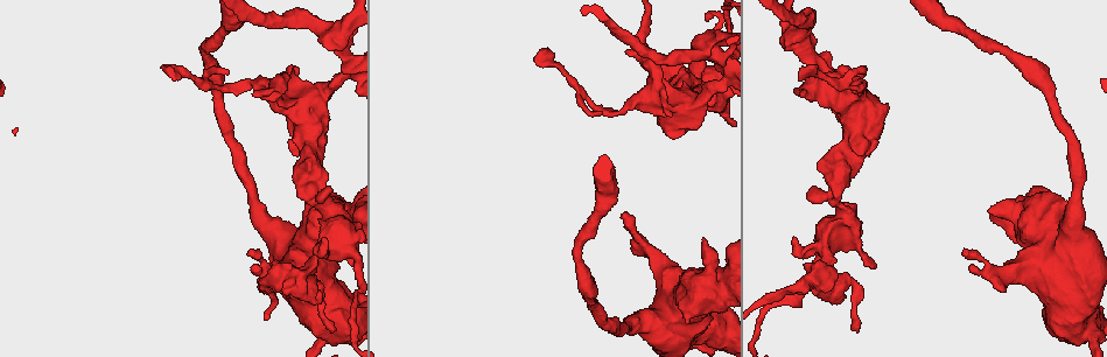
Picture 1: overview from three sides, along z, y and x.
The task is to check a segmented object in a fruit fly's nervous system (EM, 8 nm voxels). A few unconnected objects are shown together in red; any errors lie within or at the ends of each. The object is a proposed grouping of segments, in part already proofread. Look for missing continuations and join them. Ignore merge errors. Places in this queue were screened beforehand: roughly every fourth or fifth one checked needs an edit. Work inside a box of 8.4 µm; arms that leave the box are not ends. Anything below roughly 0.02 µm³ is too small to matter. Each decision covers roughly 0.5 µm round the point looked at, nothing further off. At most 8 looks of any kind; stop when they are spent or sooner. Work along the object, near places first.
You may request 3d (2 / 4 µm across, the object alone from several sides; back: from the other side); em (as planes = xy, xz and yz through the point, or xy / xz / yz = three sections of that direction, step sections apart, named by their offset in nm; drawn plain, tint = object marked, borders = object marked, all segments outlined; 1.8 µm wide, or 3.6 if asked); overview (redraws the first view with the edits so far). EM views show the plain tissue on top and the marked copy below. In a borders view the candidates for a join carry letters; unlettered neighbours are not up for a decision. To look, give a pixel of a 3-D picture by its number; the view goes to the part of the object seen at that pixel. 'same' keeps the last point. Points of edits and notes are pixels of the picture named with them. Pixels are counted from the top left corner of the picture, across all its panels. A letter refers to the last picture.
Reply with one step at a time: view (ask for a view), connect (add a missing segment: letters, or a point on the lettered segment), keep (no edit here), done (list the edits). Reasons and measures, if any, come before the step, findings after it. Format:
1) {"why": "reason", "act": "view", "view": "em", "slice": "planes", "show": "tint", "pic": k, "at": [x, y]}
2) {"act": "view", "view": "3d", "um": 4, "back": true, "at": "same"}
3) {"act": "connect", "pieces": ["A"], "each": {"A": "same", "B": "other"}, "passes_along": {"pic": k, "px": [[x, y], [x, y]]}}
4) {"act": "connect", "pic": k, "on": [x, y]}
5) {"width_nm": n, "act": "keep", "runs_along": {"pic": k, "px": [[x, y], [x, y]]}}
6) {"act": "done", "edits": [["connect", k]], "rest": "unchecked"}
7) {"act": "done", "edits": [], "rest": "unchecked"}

{"why": "thick end", "act": "view", "view": "em", "slice": "planes", "show": "borders", "pic": 1, "at": [856, 174]}

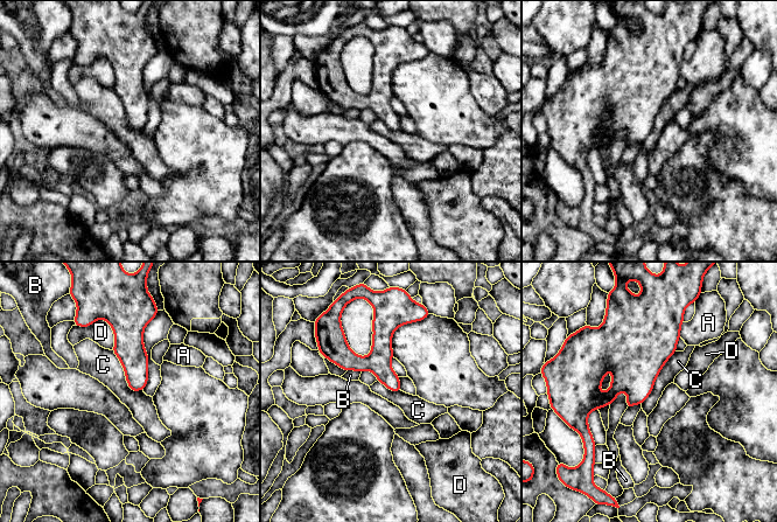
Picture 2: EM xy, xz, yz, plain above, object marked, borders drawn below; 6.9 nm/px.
{"act": "keep", "each": {"A": "other", "B": "other", "C": "other", "D": "other"}, "border": {"pic": 2, "px": [[676, 352], [642, 404]]}, "found": "none of them fits"}

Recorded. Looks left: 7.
{"why": "free end", "act": "view", "view": "em", "slice": "xy", "step": 4, "show": "tint", "pic": 1, "at": [821, 104]}

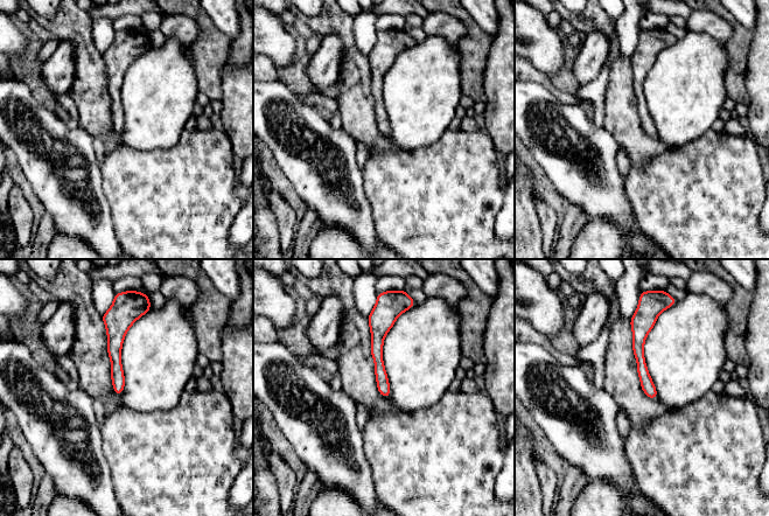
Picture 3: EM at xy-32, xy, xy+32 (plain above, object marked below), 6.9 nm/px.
{"act": "view", "view": "em", "slice": "planes", "show": "tint", "at": "same"}

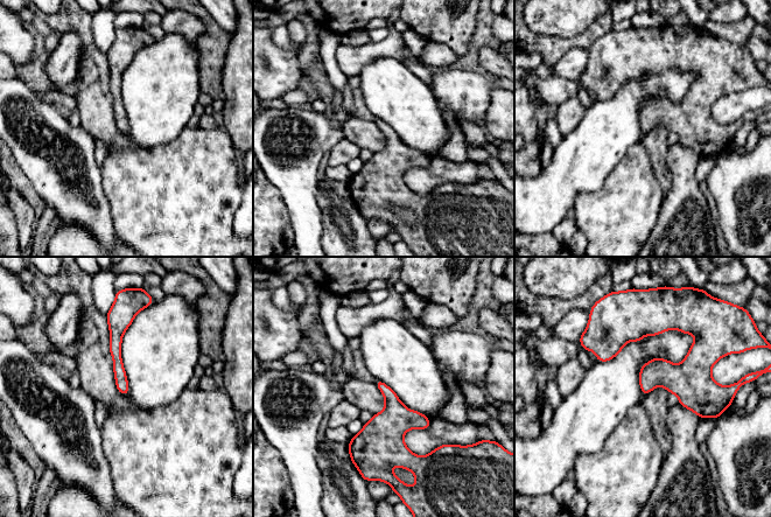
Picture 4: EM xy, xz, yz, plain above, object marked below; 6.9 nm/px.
{"act": "view", "view": "em", "slice": "planes", "show": "borders", "at": "same"}

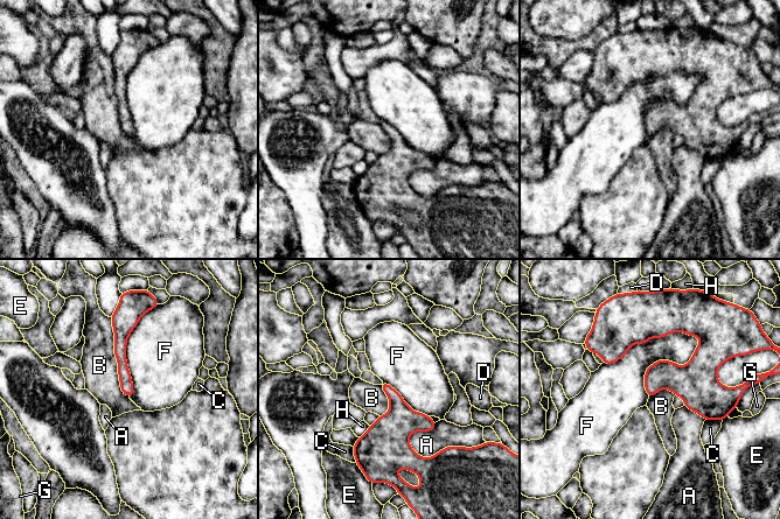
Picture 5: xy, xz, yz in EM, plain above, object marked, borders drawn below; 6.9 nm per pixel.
{"act": "keep", "each": {"A": "other", "B": "other", "C": "other", "D": "other", "E": "other", "F": "other", "G": "other", "H": "other"}, "border": {"pic": 5, "px": [[701, 341], [673, 331], [603, 363]]}, "found": "no lettered segment goes on from it"}

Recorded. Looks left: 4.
{"why": "abrupt turn", "act": "view", "view": "em", "slice": "yz", "step": 8, "show": "tint", "pic": 1, "at": [805, 42]}

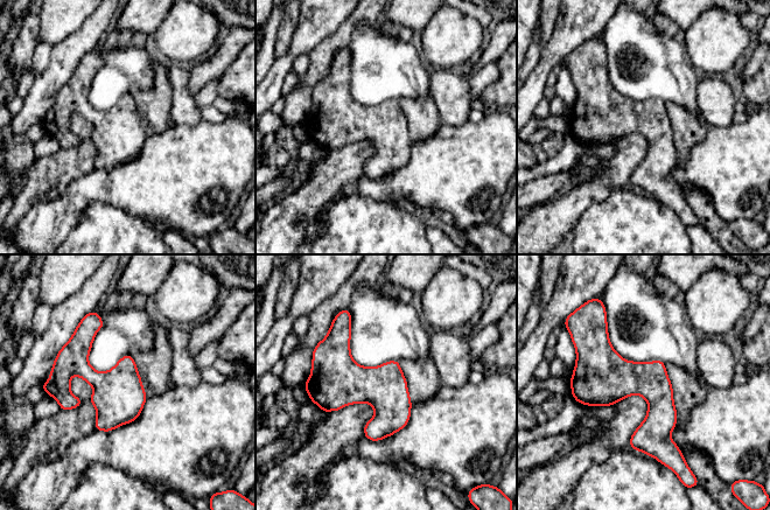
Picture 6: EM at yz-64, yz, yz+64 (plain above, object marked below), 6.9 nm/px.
{"why": "cut it another way", "act": "view", "view": "em", "slice": "planes", "show": "tint", "at": "same"}

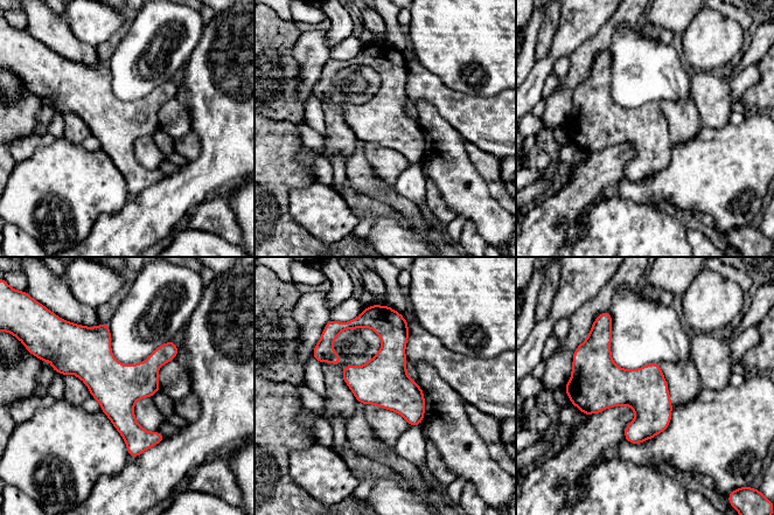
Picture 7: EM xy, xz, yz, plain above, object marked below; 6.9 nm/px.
{"act": "view", "view": "em", "slice": "planes", "show": "borders", "at": "same"}

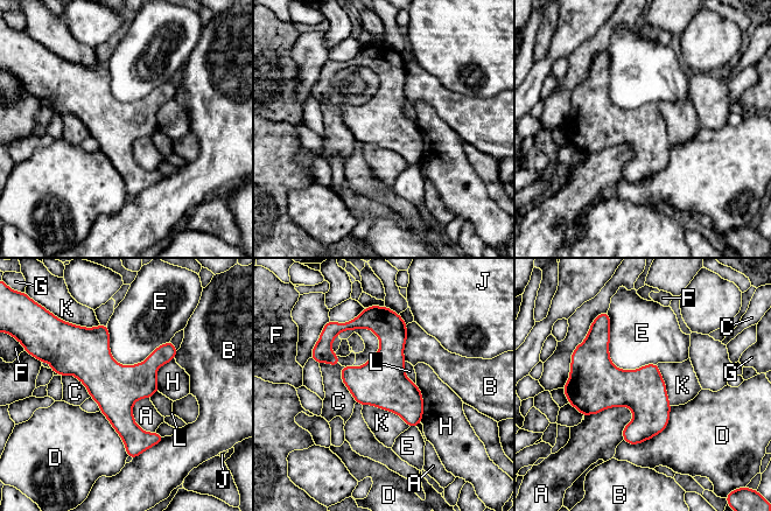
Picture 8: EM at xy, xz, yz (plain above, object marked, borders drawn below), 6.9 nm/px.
{"longest_contact_nm": ["E", 460], "act": "keep", "each": {"A": "other", "B": "other", "C": "other", "D": "other", "E": "other", "F": "other", "G": "other", "H": "other", "J": "other", "K": "other", "L": "other"}, "found": "none of them fits"}

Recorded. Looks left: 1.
{"act": "done", "edits": [], "rest": "unchecked"}

